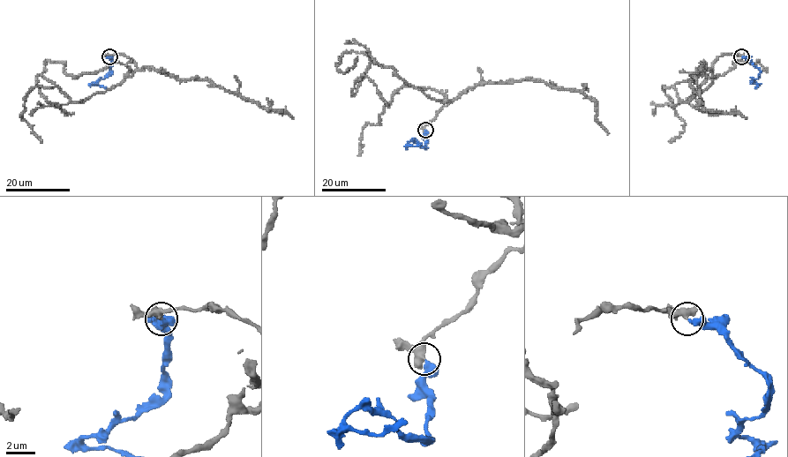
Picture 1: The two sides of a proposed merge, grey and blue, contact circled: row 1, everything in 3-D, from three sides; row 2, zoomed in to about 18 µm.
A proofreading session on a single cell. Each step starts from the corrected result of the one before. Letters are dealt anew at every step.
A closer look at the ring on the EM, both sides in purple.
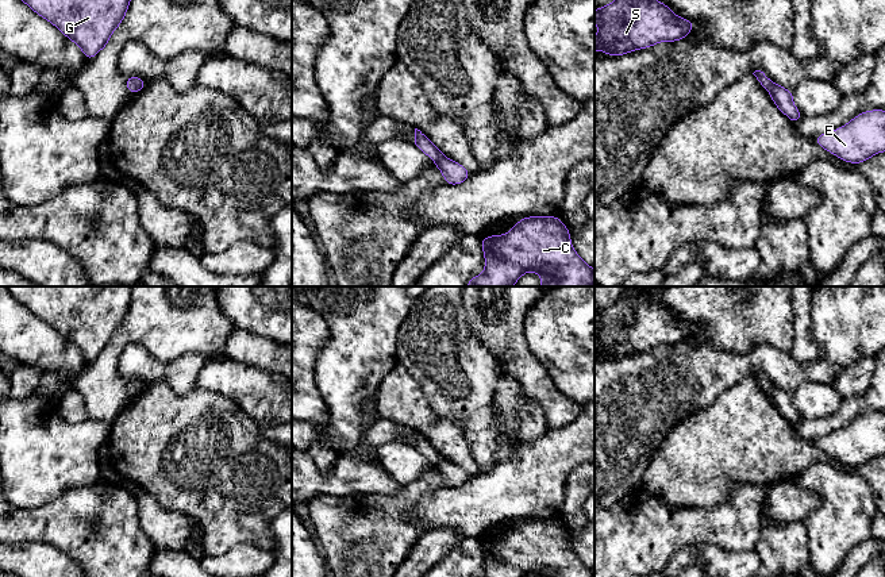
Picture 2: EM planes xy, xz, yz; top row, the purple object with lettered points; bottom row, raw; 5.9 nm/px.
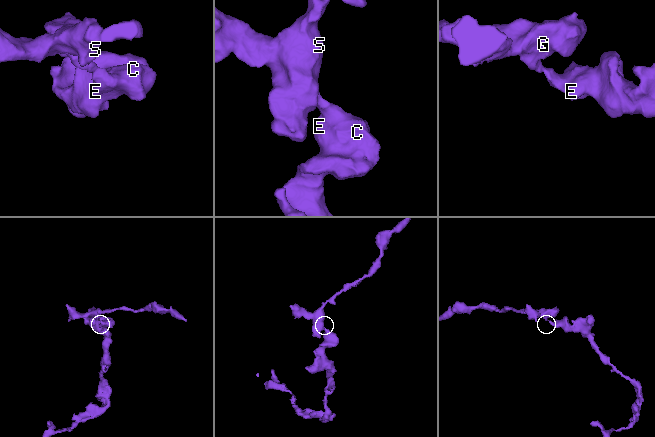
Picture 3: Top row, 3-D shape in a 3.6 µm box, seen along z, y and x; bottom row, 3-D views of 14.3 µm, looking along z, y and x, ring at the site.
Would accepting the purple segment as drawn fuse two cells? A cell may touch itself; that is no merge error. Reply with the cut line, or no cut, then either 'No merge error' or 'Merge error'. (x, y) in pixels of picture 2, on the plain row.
No split. No merge error

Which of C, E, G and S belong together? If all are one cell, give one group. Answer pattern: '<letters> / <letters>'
C E G S

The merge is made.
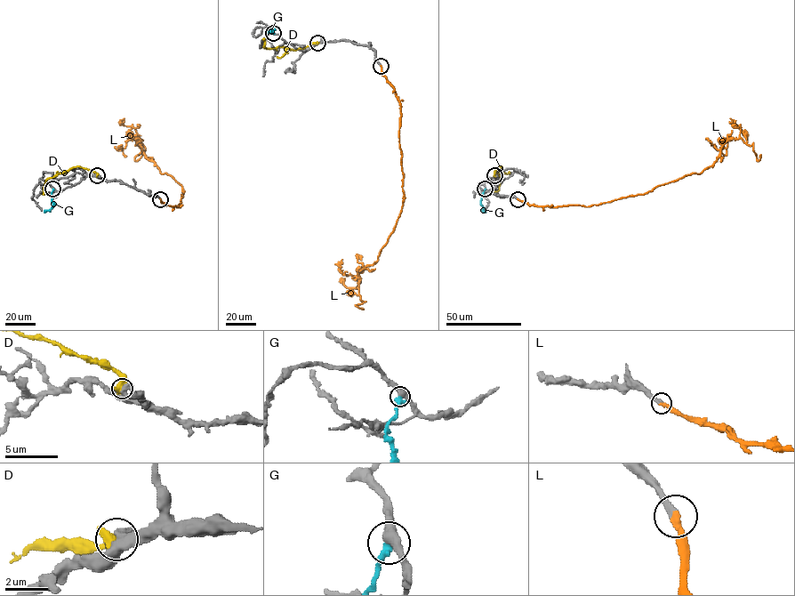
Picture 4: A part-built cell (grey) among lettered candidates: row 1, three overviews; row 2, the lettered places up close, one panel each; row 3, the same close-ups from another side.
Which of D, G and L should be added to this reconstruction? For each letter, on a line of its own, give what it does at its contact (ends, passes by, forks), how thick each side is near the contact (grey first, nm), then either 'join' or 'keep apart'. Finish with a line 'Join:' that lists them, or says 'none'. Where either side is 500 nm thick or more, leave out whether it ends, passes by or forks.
D: 600/650 nm | keep apart
G: it ends | 440/440 nm | keep apart
L: it ends | 280/280 nm | join
Join: L

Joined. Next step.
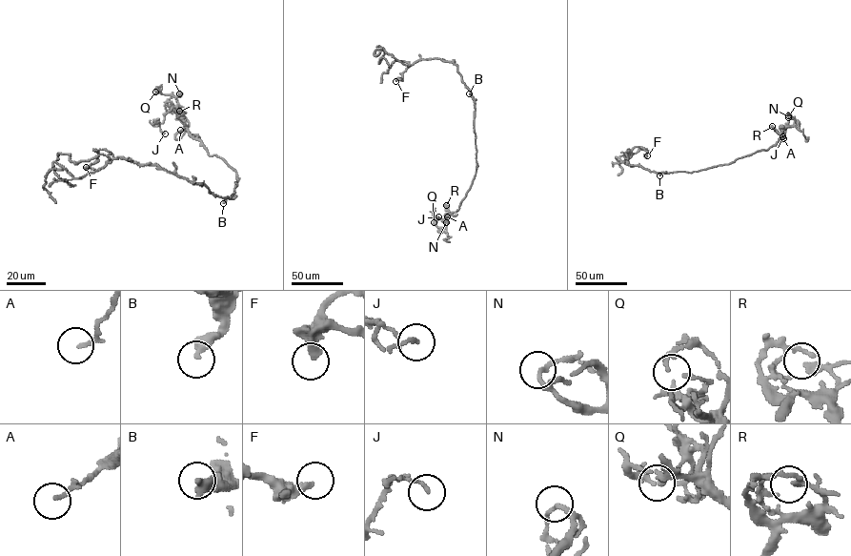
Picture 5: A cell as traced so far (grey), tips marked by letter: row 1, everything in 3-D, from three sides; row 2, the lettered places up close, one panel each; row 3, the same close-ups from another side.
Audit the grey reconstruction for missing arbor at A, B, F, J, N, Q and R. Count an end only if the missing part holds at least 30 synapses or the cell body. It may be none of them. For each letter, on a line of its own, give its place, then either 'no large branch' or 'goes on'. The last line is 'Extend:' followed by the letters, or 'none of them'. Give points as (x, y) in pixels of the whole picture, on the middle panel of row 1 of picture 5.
A: at (447, 216); no large branch
B: at (469, 93); no large branch
F: at (395, 81); no large branch
J: at (438, 216); no large branch
N: at (446, 222); no large branch
Q: at (434, 222); no large branch
R: at (446, 205); no large branch
Extend: none of them

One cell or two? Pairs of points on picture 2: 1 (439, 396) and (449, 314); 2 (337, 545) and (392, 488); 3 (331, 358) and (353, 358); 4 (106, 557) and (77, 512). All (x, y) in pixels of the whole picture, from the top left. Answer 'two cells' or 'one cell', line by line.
1: one cell
2: two cells
3: one cell
4: one cell

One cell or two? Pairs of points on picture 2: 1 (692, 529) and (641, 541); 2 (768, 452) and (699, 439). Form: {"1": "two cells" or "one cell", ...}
{"1": "one cell", "2": "one cell"}

